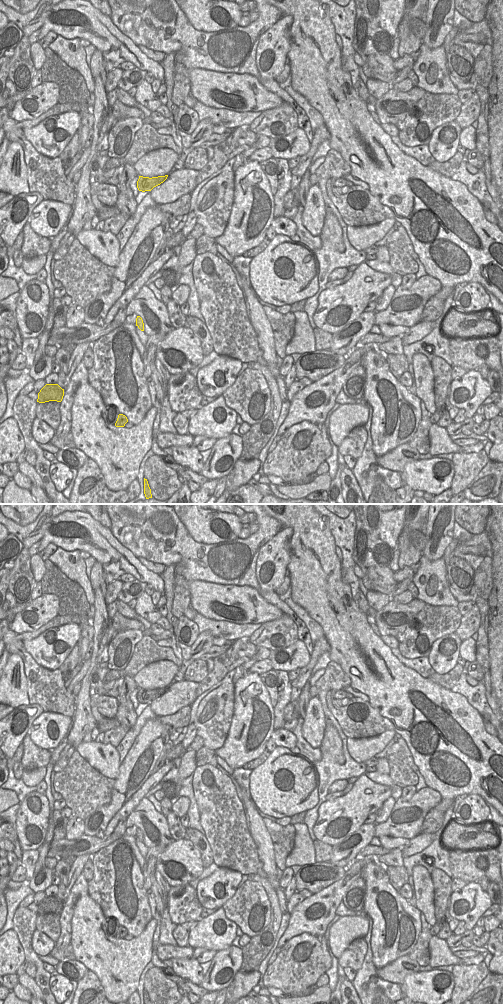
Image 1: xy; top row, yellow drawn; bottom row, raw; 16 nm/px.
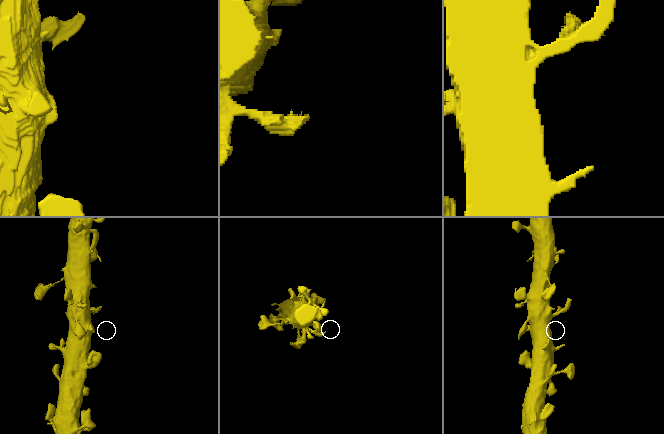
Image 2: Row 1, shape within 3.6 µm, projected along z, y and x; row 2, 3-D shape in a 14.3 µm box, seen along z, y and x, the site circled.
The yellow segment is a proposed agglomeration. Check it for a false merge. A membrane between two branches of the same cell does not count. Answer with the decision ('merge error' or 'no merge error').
no merge error

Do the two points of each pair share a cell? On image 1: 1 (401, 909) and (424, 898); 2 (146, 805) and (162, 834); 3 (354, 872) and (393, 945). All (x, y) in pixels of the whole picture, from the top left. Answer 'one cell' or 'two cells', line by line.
1: two cells
2: one cell
3: two cells

